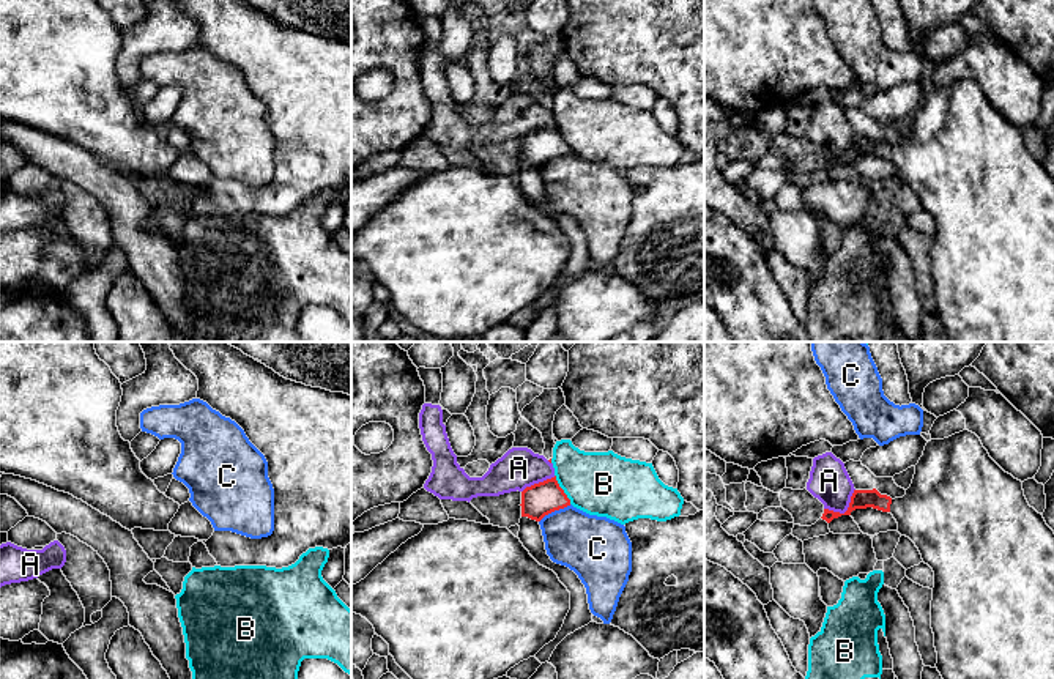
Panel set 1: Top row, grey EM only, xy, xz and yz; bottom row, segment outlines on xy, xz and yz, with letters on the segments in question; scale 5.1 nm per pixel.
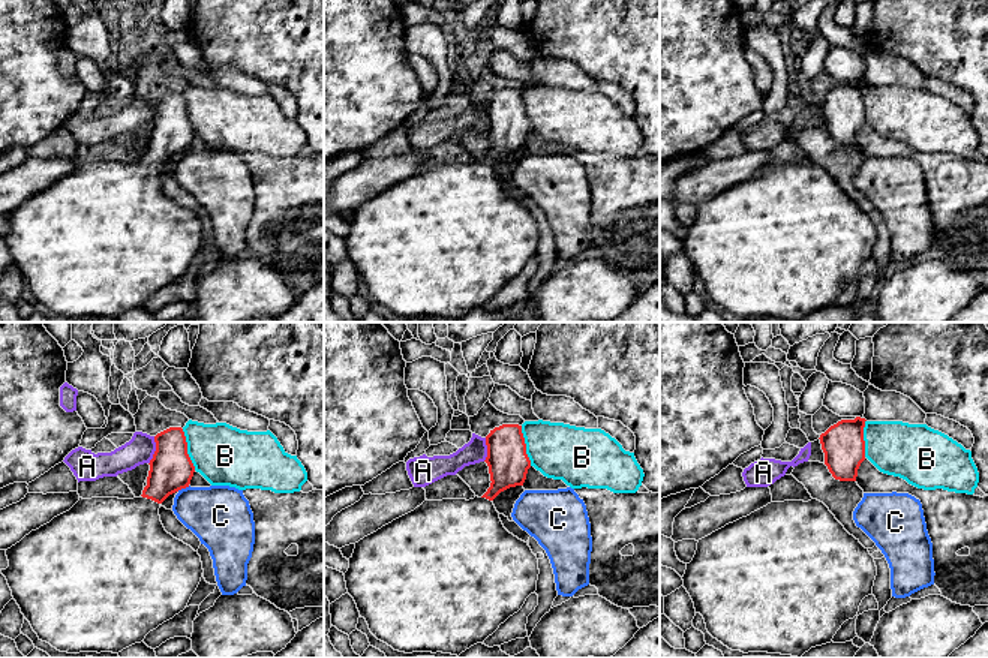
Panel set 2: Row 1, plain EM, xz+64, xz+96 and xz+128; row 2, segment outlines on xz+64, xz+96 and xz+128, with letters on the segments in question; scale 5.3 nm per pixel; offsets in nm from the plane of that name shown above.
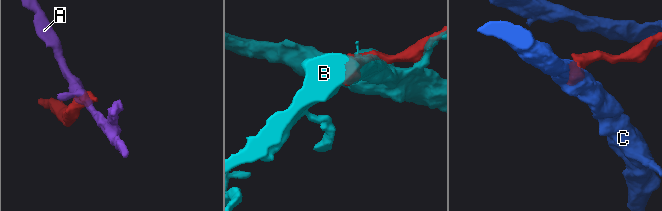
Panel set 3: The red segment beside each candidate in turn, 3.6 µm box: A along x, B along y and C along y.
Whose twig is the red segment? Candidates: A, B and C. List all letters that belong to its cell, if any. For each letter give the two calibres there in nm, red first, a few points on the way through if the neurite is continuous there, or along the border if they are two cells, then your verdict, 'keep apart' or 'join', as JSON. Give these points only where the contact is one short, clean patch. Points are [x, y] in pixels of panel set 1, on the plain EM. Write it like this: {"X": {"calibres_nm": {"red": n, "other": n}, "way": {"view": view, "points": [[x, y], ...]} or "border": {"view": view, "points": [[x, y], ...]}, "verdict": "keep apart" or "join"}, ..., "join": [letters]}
{"A": {"calibres_nm": {"red": 100, "other": 200}, "border": {"view": "yz", "points": [[854, 136], [849, 153], [843, 159], [824, 156]]}, "verdict": "keep apart"}, "B": {"calibres_nm": {"red": 170, "other": 320}, "verdict": "keep apart"}, "C": {"calibres_nm": {"red": 170, "other": 300}, "border": {"view": "xz", "points": [[571, 152], [549, 159], [539, 169]]}, "verdict": "keep apart"}, "join": []}

